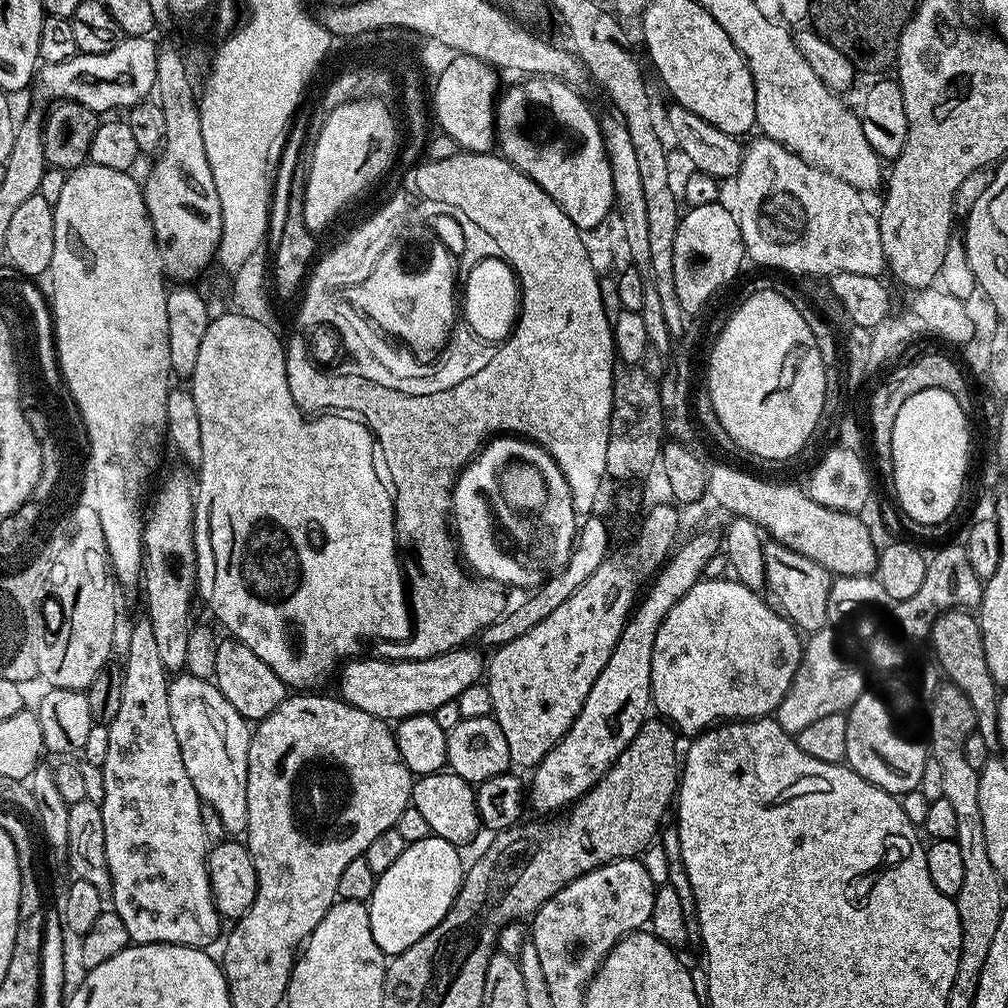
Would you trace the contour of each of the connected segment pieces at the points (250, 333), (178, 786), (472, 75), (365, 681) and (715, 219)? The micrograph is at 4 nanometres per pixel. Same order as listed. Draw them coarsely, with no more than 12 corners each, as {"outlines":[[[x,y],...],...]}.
{"outlines":[[[209,319],[198,596],[286,686],[412,634],[368,425]],[[147,618],[108,725],[111,907],[134,944],[220,932],[201,798]],[[457,56],[430,90],[435,127],[492,152],[497,69]],[[461,646],[421,660],[352,658],[338,696],[385,722],[426,716],[481,683]],[[733,209],[679,217],[674,289],[698,311],[746,260]]]}

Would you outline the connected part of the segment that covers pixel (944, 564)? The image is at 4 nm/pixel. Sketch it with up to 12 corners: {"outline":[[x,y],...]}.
{"outline":[[963,543],[931,553],[926,579],[895,601],[904,640],[929,639],[952,609],[980,607],[984,581]]}

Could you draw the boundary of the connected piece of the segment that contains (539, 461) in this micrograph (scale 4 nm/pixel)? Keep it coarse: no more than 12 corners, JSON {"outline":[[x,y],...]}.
{"outline":[[489,439],[450,520],[477,577],[523,590],[564,569],[572,491],[545,448]]}

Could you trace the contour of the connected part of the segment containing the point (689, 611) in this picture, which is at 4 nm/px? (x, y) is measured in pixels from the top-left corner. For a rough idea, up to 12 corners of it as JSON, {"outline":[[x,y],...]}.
{"outline":[[737,578],[666,614],[651,707],[688,738],[771,717],[801,633]]}

